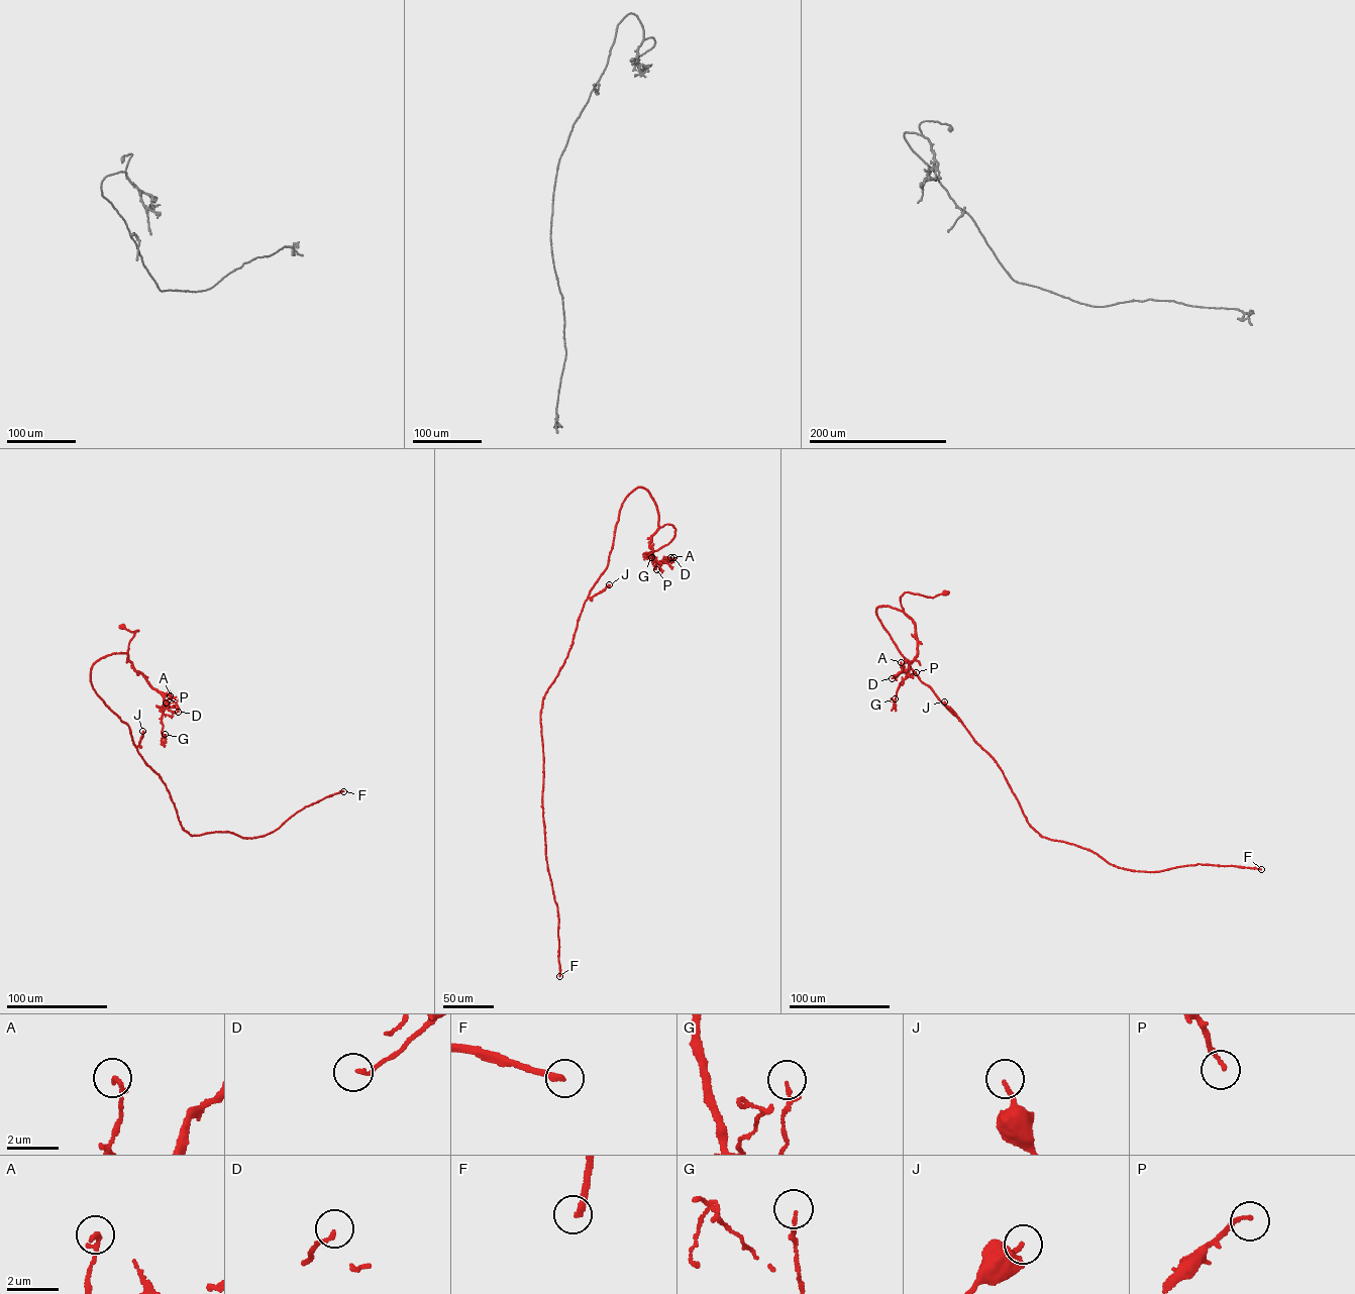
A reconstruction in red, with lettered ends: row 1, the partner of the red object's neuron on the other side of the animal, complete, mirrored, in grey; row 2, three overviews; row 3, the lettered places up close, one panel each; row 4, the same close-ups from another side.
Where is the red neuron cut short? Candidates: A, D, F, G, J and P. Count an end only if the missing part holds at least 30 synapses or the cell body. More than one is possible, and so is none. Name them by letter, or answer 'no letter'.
no letter

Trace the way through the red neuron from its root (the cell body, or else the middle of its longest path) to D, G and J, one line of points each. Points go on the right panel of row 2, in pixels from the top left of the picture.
D: (946, 592), (901, 597), (903, 612), (914, 622), (918, 651), (892, 678)
G: (946, 592), (930, 598), (907, 591), (901, 597), (903, 612), (914, 622), (918, 651), (895, 707), (895, 698)
J: (946, 592), (930, 598), (905, 592), (903, 611), (882, 606), (875, 611), (911, 668), (959, 720), (944, 702)

